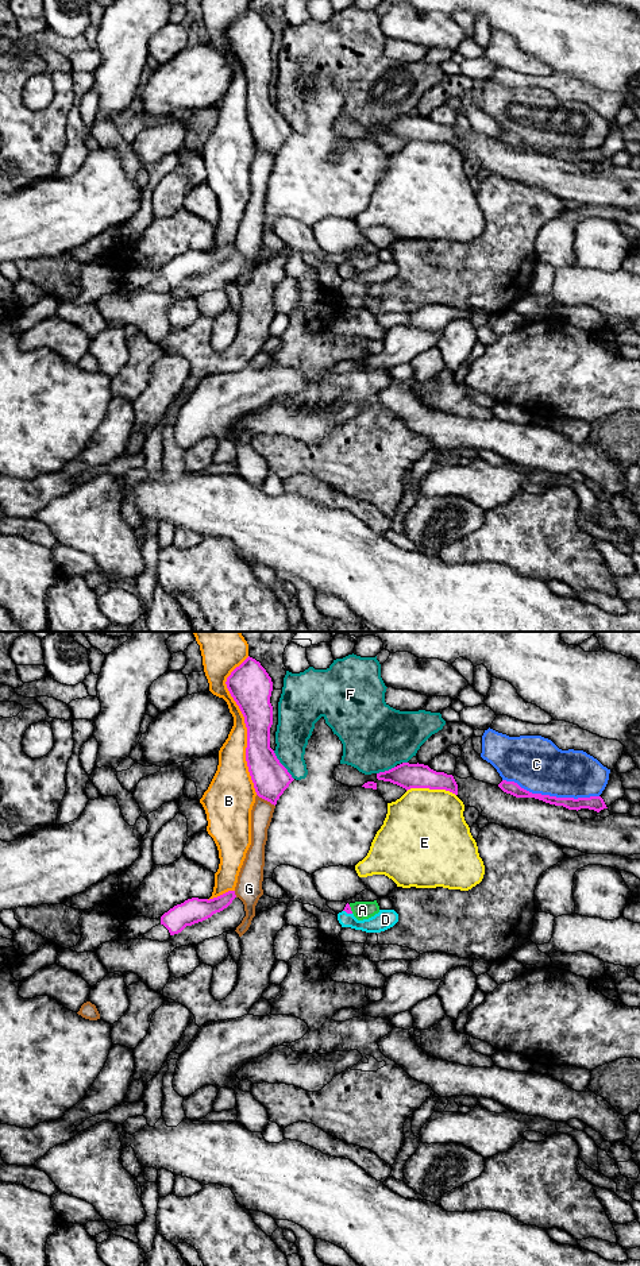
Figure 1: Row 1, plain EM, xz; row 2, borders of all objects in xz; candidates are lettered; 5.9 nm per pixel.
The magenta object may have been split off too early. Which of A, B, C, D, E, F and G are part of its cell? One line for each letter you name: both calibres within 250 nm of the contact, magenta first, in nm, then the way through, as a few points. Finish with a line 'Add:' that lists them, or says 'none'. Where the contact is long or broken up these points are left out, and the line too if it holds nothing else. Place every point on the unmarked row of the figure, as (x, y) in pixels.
D: 50 nm thick on the magenta side, 120 nm on the other; runs through xz (347, 261), (347, 265), (357, 277), (385, 271)
Add: D

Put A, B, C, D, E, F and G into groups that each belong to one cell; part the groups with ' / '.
A / B / C / D / E / F / G

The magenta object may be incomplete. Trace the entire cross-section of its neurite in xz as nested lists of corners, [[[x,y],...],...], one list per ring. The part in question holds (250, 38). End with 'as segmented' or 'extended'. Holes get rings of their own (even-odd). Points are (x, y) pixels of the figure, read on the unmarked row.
[[[248,8],[231,24],[225,36],[244,69],[247,80],[246,113],[255,144],[275,158],[294,131],[270,100],[271,30],[259,13]]] | as segmented

